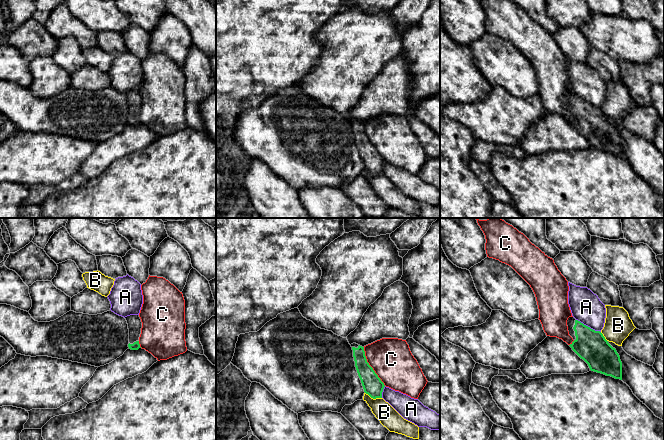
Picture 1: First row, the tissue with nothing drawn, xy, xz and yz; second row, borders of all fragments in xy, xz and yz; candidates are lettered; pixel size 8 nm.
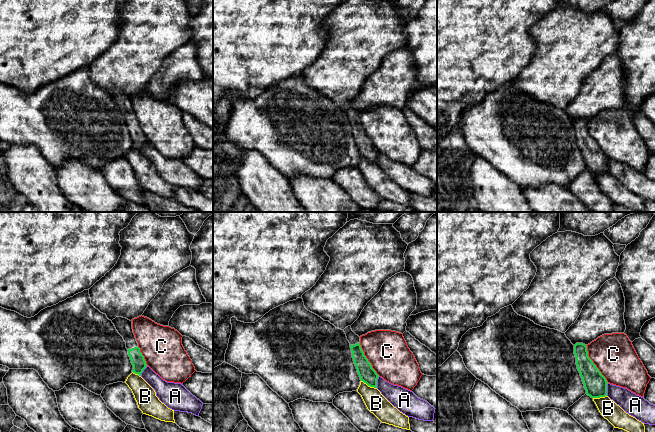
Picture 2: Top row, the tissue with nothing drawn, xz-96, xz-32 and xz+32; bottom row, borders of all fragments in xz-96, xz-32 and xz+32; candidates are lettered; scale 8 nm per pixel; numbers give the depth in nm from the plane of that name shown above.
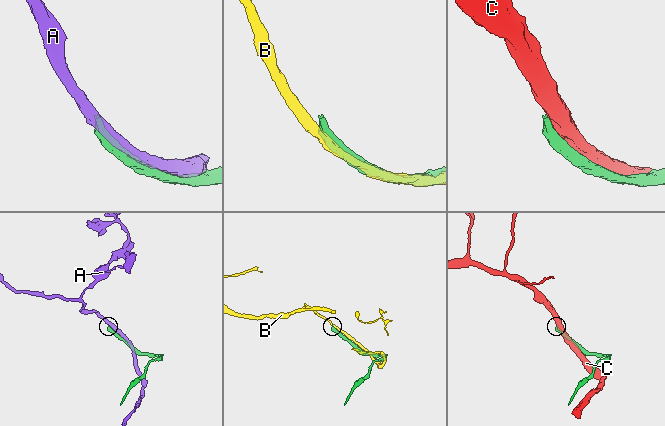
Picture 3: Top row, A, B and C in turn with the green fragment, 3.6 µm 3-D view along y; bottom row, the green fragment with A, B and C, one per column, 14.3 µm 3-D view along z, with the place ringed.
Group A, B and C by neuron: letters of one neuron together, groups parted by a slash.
A / B / C

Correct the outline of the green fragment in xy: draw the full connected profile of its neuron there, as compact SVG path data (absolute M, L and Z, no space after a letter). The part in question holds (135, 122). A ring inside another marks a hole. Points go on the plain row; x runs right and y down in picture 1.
M130 91L125 93L129 105L129 120L131 126L138 126L140 123L139 113L141 110L142 98L139 91Z

